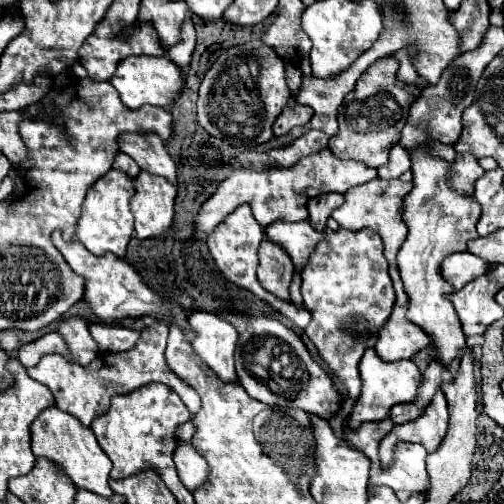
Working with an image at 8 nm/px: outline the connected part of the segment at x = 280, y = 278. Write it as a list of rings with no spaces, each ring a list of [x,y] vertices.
[[[263,237],[259,247],[259,269],[257,269],[257,277],[261,285],[269,293],[289,301],[289,283],[291,283],[293,271],[295,267],[289,255],[277,243]]]

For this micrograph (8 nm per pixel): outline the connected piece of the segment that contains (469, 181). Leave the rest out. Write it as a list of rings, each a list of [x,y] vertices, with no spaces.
[[[457,155],[457,159],[451,163],[449,171],[449,187],[453,187],[461,195],[473,195],[475,181],[483,175],[485,171],[477,163],[473,155]]]

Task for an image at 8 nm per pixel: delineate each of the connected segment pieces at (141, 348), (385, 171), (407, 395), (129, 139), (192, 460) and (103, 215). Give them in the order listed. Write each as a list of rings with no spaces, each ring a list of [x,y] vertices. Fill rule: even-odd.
[[[151,323],[141,333],[137,345],[129,351],[101,353],[101,355],[97,355],[97,359],[93,359],[93,363],[85,366],[71,363],[63,355],[53,353],[53,355],[45,355],[39,361],[39,365],[27,369],[27,373],[35,381],[49,387],[53,397],[55,397],[55,405],[59,409],[75,415],[85,427],[91,427],[95,417],[105,415],[109,411],[109,401],[113,395],[127,395],[127,393],[131,393],[143,385],[155,383],[155,381],[165,383],[171,389],[175,389],[177,395],[183,399],[183,403],[189,407],[189,411],[197,413],[201,409],[199,395],[193,389],[189,389],[187,383],[177,379],[177,375],[173,375],[173,371],[169,371],[169,367],[165,363],[163,351],[167,347],[167,335],[169,335],[169,327],[165,327],[165,323]]]
[[[395,145],[395,147],[391,149],[389,163],[379,169],[379,177],[381,177],[381,179],[397,179],[397,177],[401,177],[405,171],[409,171],[409,169],[411,169],[409,153],[407,153],[405,149],[401,149],[399,145]]]
[[[375,349],[365,351],[365,355],[359,363],[359,373],[361,373],[363,389],[361,389],[361,395],[347,419],[347,427],[351,427],[351,429],[359,427],[363,421],[375,421],[375,419],[379,421],[379,419],[389,417],[389,411],[393,405],[409,403],[409,399],[415,399],[417,387],[421,383],[421,373],[413,361],[387,363],[375,353]]]
[[[121,135],[121,151],[133,157],[143,171],[165,177],[171,185],[177,185],[175,163],[157,135]]]
[[[181,441],[175,449],[175,465],[181,481],[189,491],[195,491],[201,483],[205,483],[209,465],[205,465],[205,459],[189,443]]]
[[[121,169],[107,171],[87,191],[87,197],[85,197],[83,209],[81,209],[81,217],[77,221],[77,233],[75,233],[75,237],[93,255],[115,253],[117,257],[125,257],[129,239],[133,235],[133,215],[129,211],[129,199],[133,197],[133,191],[135,191],[133,179],[125,171],[121,171]]]

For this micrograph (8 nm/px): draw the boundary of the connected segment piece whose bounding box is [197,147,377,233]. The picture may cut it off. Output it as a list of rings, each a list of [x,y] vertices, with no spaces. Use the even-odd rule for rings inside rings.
[[[327,147],[319,153],[313,153],[309,157],[299,159],[291,167],[269,167],[267,171],[257,169],[239,169],[233,171],[231,177],[227,177],[215,191],[215,195],[205,201],[197,215],[197,227],[201,231],[211,233],[229,213],[233,213],[239,205],[249,203],[253,209],[253,215],[261,227],[267,227],[275,221],[303,221],[309,217],[307,213],[307,201],[311,197],[317,197],[321,193],[345,193],[353,185],[367,183],[377,177],[375,167],[367,167],[359,161],[343,161],[337,159]]]

